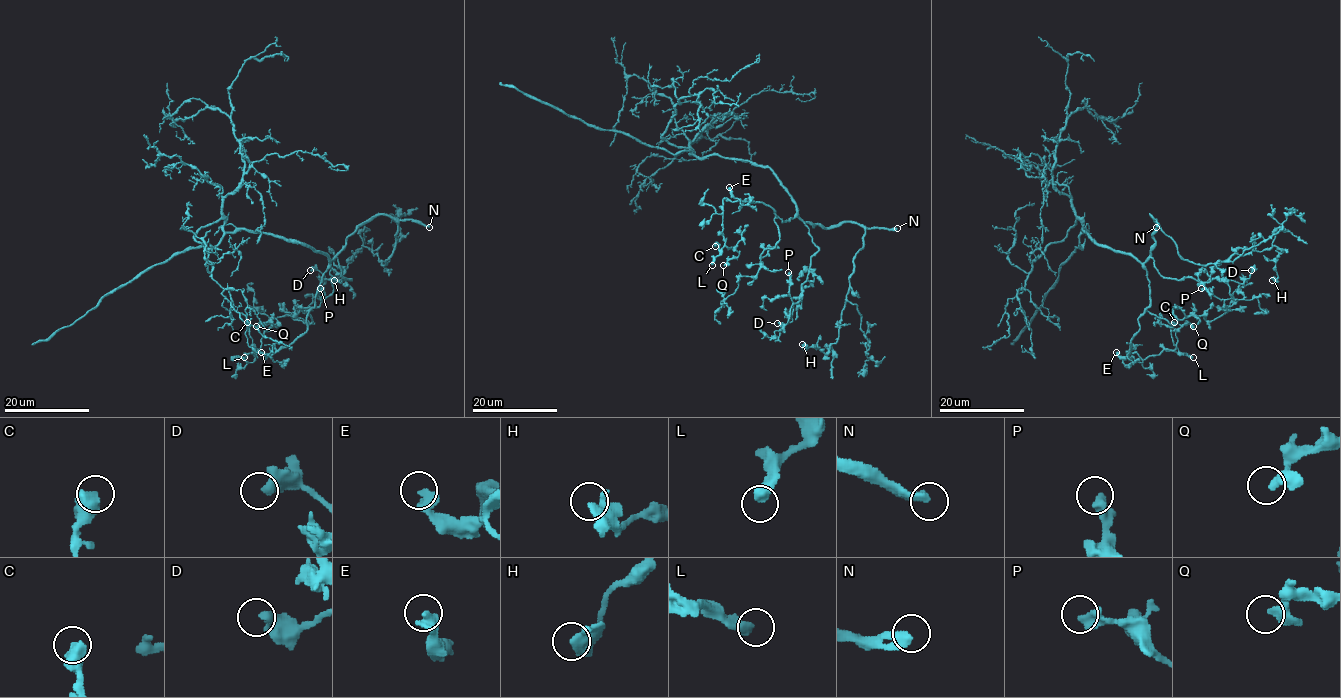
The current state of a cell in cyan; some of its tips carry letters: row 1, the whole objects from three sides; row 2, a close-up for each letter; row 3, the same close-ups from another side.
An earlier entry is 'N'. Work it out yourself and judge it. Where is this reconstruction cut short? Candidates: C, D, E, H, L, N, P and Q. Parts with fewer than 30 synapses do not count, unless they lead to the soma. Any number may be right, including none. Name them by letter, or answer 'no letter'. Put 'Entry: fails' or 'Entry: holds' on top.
Entry: holds
N

